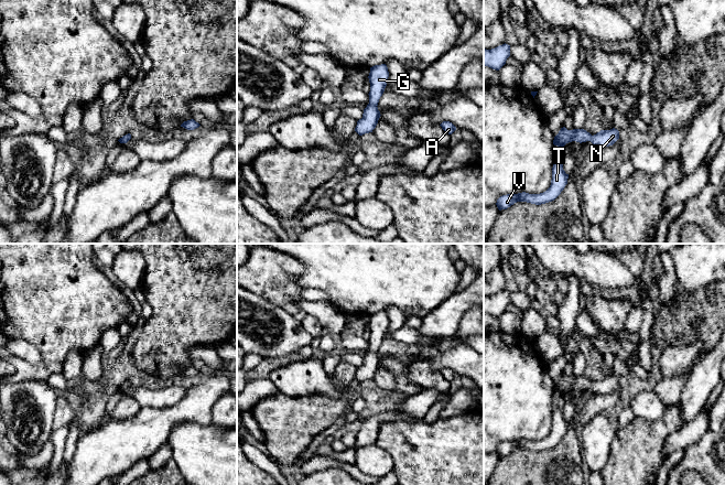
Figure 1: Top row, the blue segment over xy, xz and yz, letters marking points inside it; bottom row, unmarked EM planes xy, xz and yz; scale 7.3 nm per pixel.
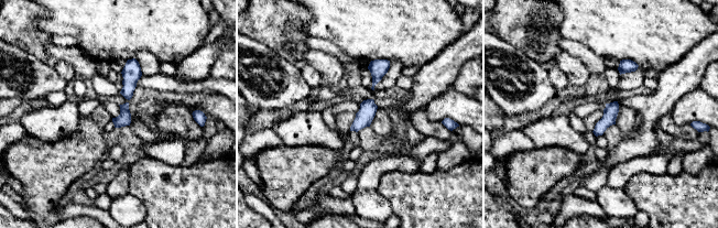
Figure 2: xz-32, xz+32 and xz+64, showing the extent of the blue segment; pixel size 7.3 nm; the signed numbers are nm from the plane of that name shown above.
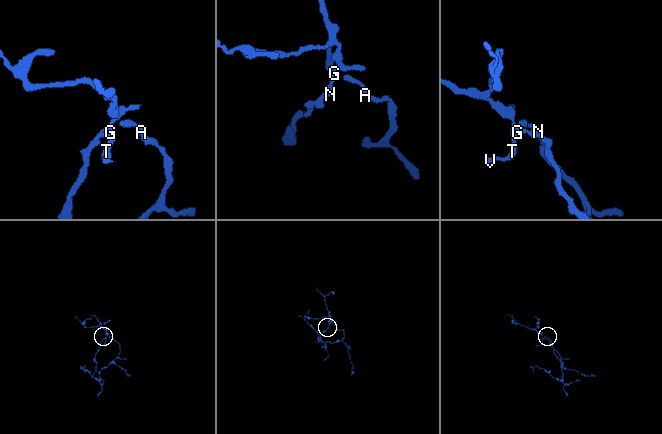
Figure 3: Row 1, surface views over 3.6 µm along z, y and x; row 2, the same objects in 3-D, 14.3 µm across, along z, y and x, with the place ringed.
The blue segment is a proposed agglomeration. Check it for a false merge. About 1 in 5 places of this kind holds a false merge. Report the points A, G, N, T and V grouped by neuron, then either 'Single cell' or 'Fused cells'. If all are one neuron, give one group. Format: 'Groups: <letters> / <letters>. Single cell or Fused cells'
Groups: A G N T V. Single cell

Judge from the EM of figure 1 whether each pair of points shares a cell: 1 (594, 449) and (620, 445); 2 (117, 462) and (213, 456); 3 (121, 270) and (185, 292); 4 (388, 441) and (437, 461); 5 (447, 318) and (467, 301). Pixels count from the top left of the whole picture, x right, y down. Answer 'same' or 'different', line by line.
1: different
2: different
3: different
4: same
5: same

